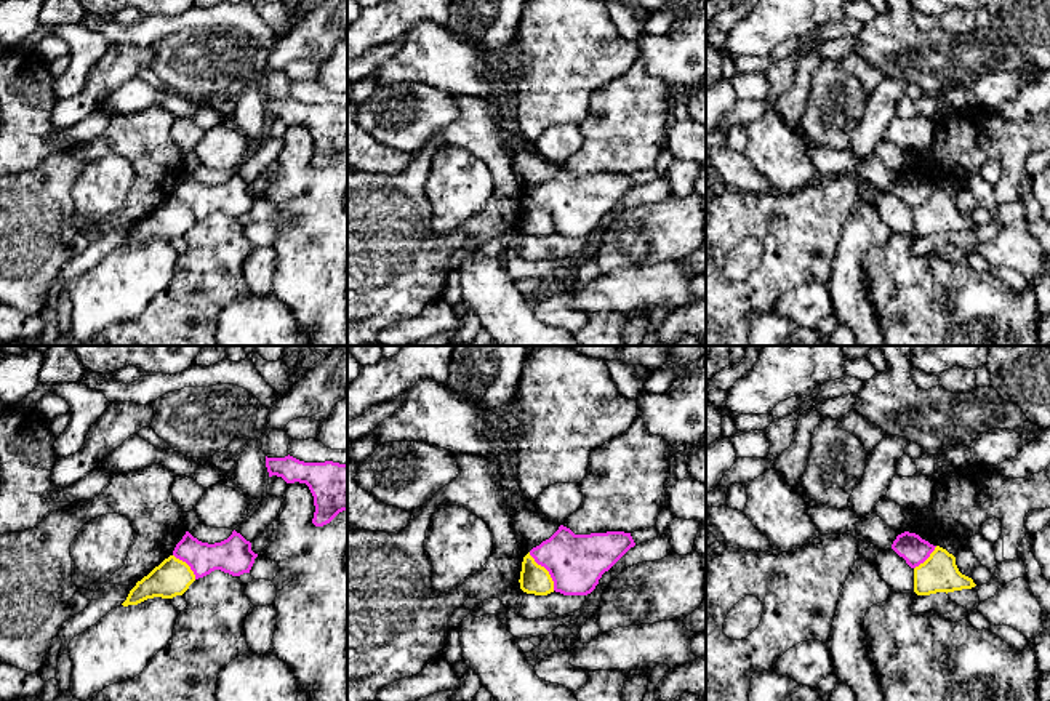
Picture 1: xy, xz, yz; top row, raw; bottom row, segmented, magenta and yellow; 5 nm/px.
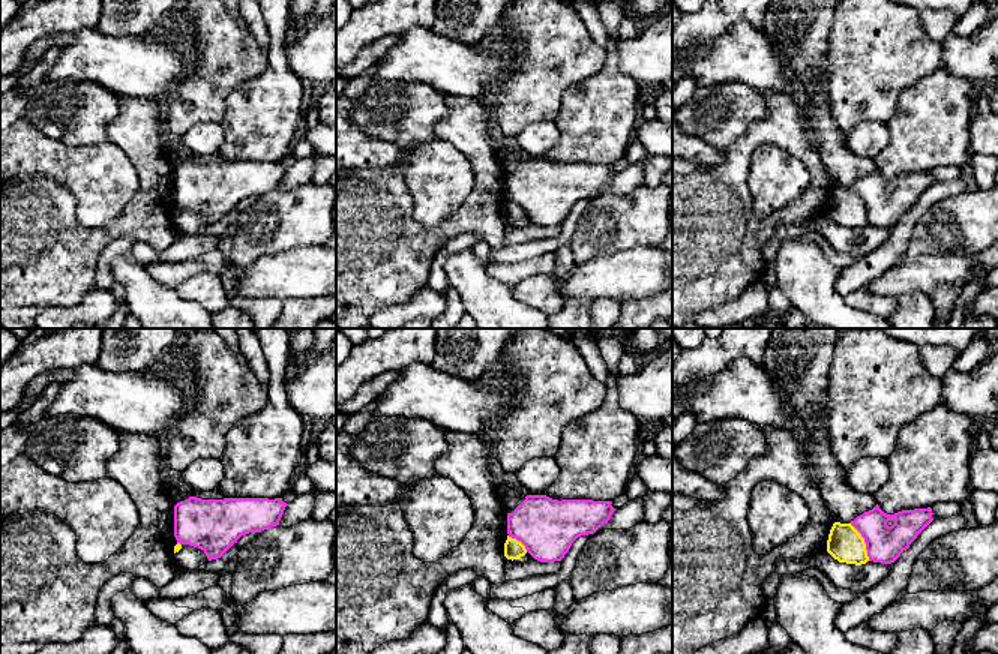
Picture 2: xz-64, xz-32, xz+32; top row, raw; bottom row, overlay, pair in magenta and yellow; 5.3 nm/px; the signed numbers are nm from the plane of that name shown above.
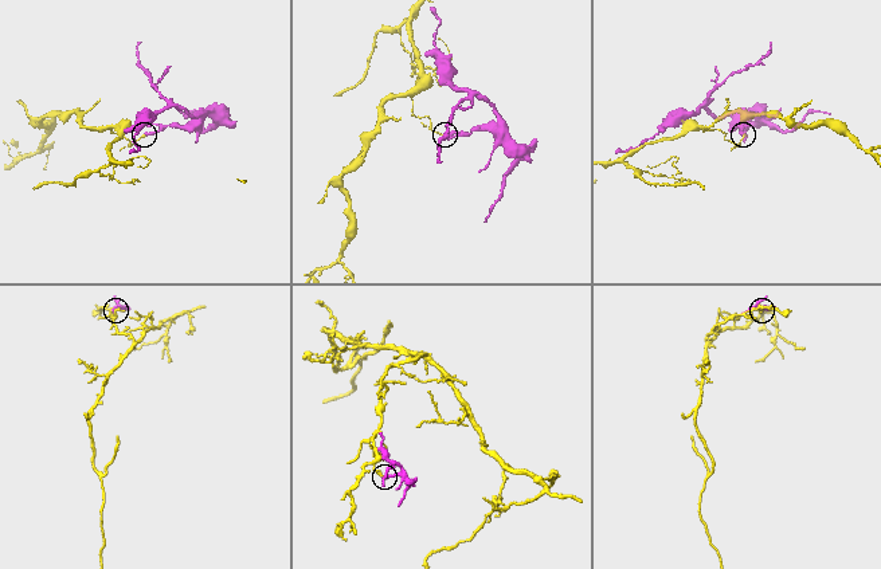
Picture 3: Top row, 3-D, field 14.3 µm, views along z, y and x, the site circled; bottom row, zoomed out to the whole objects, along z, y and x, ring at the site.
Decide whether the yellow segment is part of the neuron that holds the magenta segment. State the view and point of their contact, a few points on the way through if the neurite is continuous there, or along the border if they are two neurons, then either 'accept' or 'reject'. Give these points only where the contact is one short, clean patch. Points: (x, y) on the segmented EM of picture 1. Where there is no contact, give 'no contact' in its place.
contact xz (546, 568); border xz (529, 552), (548, 572), (554, 589); reject

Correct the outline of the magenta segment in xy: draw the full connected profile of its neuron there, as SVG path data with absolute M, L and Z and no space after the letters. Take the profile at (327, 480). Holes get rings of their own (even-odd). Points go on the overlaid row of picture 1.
M293 456L267 458L269 477L282 477L287 483L306 483L314 496L315 527L330 523L339 512L347 511L347 464L333 461L304 463Z

